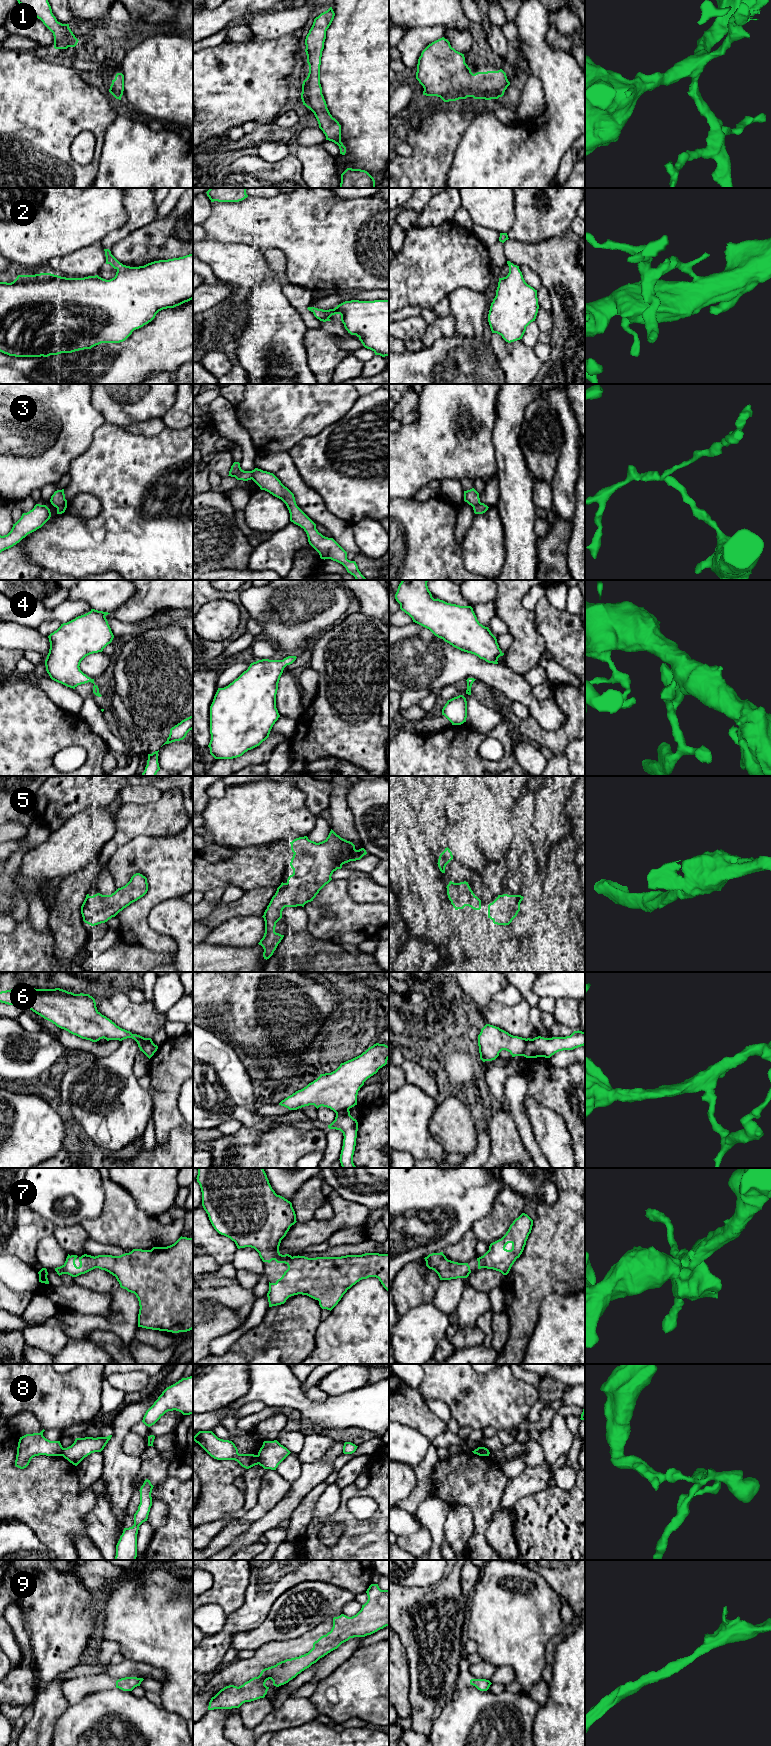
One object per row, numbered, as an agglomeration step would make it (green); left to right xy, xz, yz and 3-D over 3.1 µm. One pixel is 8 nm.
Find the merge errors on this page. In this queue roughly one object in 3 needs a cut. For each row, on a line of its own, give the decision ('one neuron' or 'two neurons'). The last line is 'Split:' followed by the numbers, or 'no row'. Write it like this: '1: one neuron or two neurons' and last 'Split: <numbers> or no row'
1: one neuron
2: one neuron
3: two neurons
4: one neuron
5: one neuron
6: two neurons
7: one neuron
8: two neurons
9: one neuron
Split: 3, 6, 8

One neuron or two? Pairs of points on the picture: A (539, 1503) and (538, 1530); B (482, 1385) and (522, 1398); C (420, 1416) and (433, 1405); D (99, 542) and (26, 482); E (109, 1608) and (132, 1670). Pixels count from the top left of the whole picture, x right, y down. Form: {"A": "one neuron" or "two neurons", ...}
{"A": "one neuron", "B": "one neuron", "C": "two neurons", "D": "two neurons", "E": "two neurons"}

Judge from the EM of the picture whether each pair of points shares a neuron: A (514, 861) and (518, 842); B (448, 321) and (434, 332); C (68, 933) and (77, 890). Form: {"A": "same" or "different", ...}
{"A": "same", "B": "same", "C": "same"}

